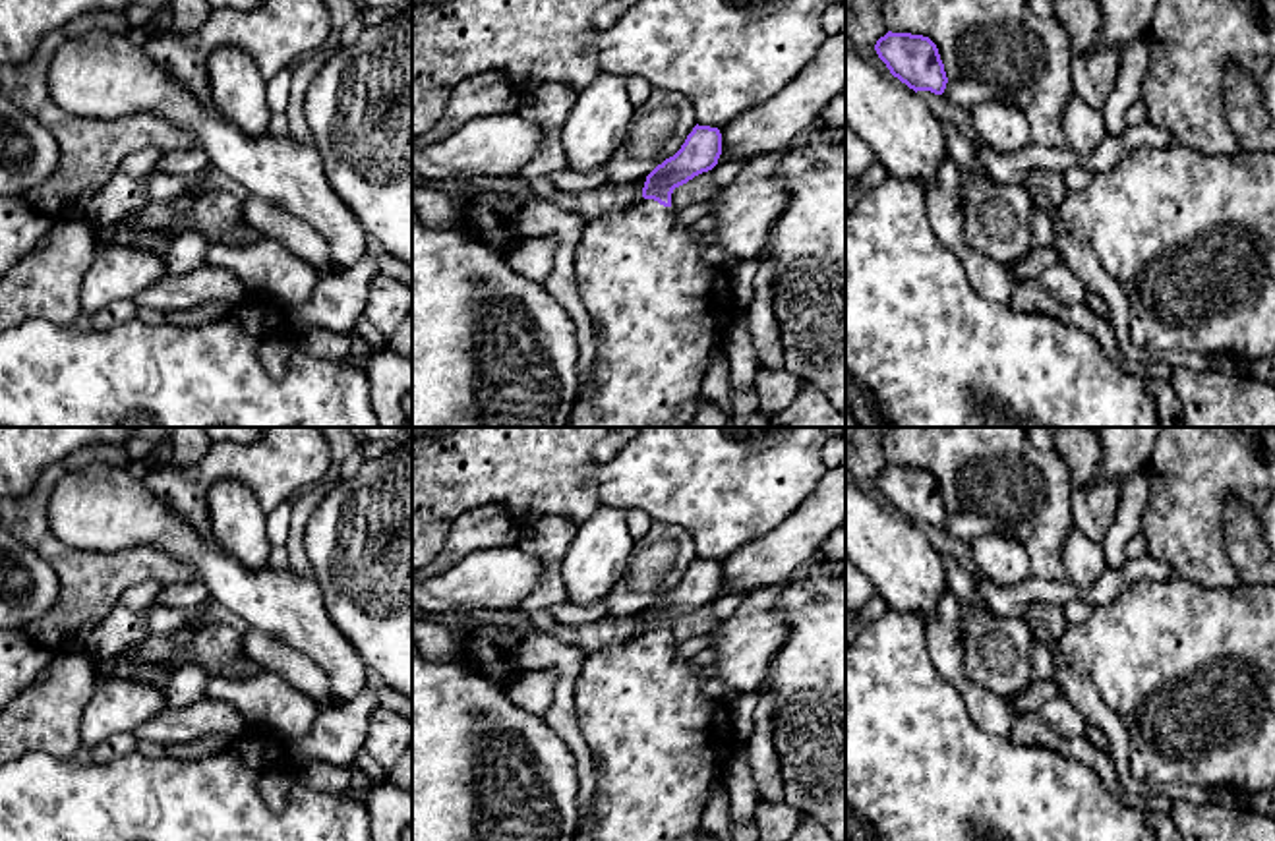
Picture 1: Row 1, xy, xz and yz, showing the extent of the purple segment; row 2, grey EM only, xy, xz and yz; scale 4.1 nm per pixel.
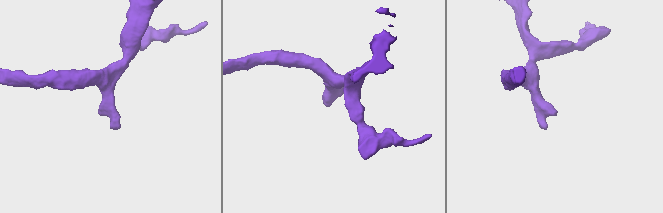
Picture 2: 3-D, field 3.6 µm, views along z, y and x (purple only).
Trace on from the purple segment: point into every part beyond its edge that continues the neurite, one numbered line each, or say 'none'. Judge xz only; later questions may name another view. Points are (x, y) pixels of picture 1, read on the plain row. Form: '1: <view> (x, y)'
1: xz (660, 743)

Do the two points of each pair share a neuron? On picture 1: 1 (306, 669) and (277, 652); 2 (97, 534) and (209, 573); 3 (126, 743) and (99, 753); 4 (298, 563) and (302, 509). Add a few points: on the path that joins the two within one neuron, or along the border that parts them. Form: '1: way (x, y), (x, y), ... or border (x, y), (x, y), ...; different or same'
1: way (298, 669), (285, 660); same
2: way (126, 530), (167, 530), (184, 544); same
3: way (120, 745), (105, 751); same
4: way (296, 550), (298, 522); same

